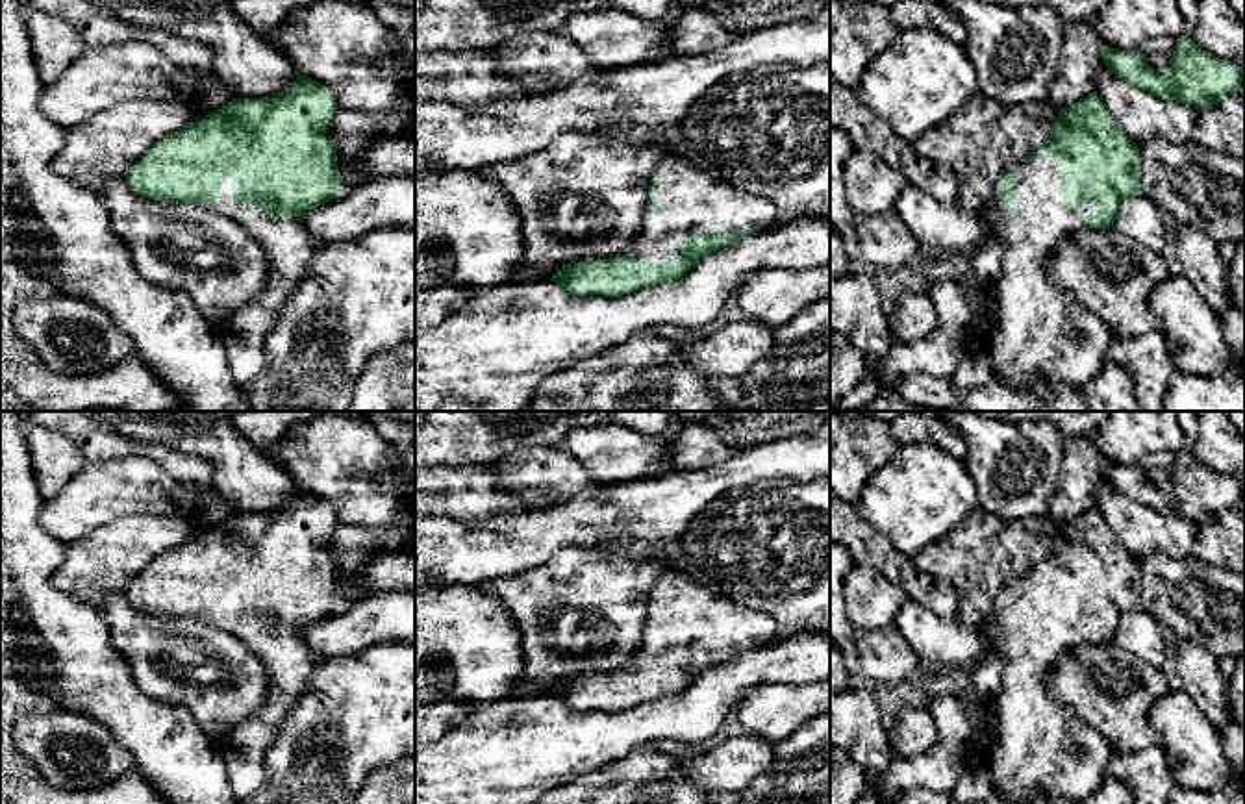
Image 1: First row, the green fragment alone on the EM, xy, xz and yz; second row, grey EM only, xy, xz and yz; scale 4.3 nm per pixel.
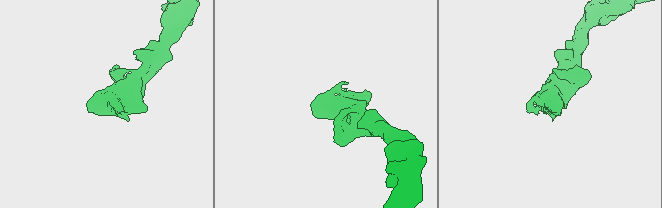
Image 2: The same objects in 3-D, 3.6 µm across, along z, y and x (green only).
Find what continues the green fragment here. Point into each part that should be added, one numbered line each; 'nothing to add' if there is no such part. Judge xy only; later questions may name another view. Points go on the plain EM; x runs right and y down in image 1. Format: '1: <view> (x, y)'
1: xy (289, 660)

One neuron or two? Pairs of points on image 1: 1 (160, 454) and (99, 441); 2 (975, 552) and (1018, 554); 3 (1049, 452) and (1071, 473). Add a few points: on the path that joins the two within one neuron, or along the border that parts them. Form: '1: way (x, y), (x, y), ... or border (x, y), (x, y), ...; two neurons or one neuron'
1: way (145, 451), (113, 445); one neuron
2: way (986, 552), (1006, 552); one neuron
3: border (1068, 443), (1058, 486); two neurons

